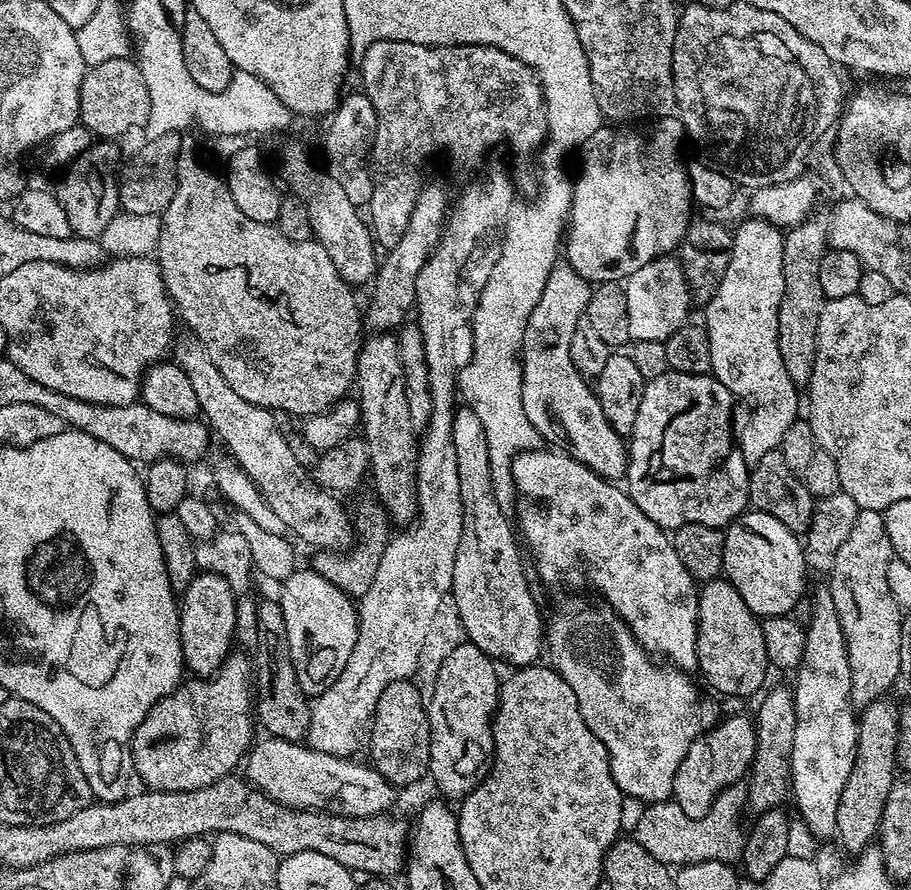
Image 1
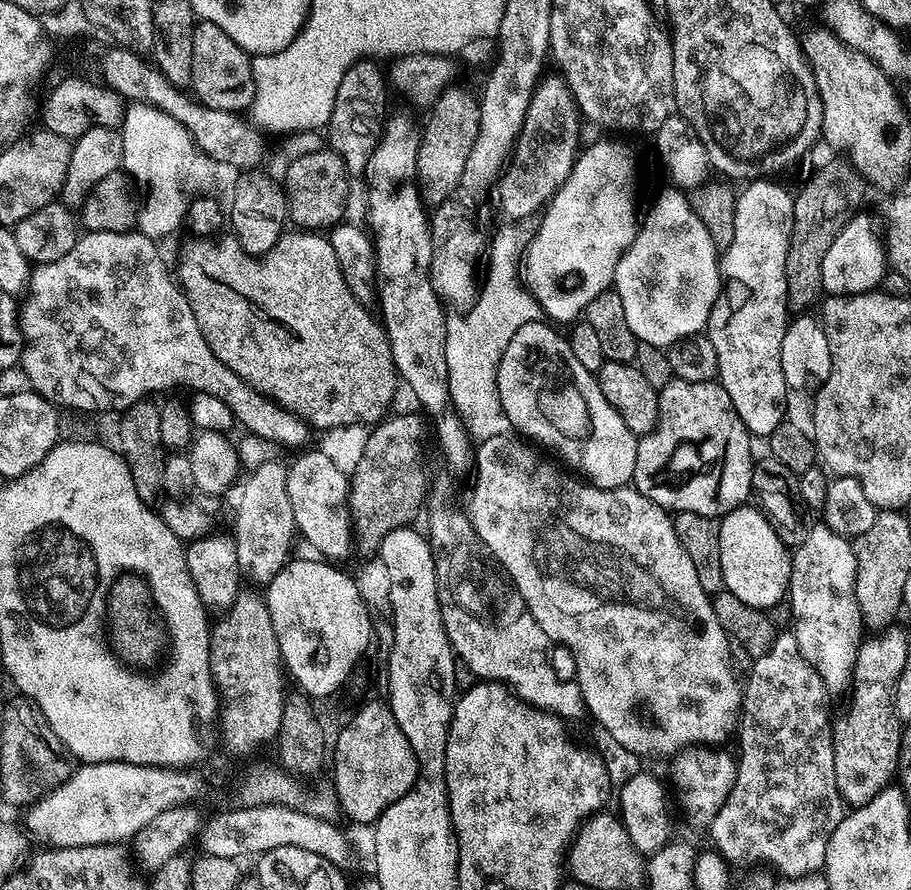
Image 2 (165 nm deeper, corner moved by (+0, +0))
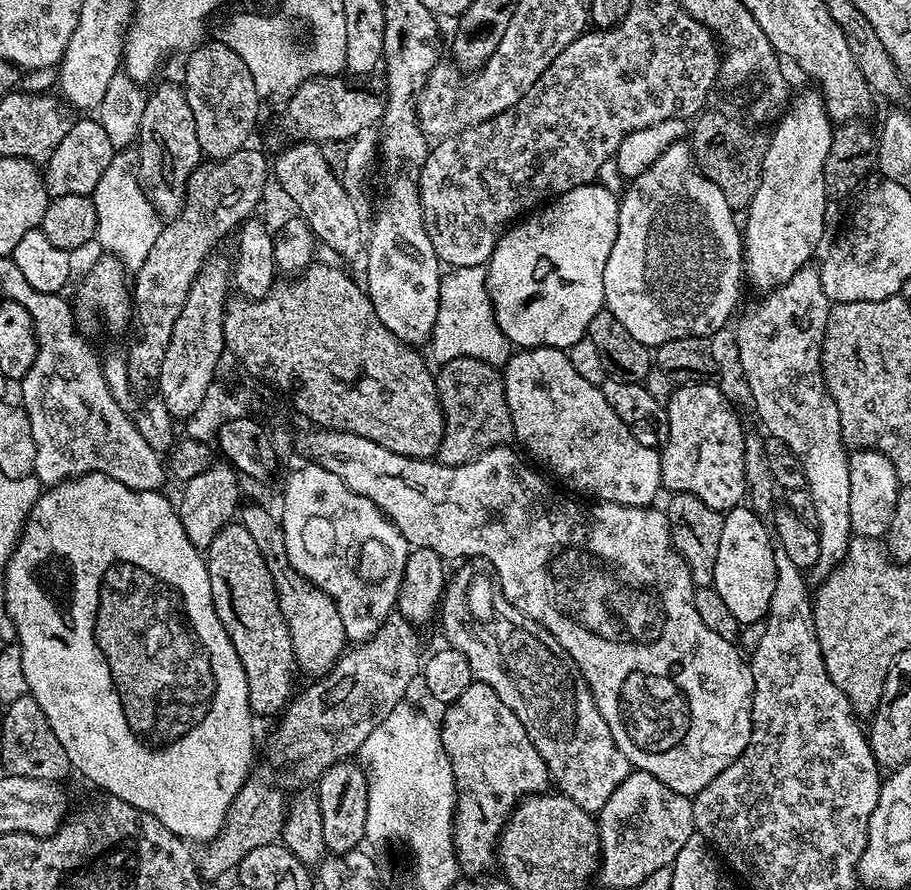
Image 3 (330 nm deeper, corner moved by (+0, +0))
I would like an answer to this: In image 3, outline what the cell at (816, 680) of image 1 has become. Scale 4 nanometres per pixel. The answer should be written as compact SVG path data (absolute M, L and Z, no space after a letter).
M816 266L799 268L784 284L779 284L759 298L761 300L757 304L752 304L744 313L739 313L740 321L739 316L735 321L738 357L741 359L745 380L752 395L751 407L756 407L756 414L764 423L765 433L786 442L805 474L804 487L808 489L810 498L814 498L814 511L818 513L815 527L818 529L820 551L818 562L810 572L811 575L816 575L816 578L823 578L840 563L854 535L850 522L850 452L840 437L838 406L834 406L828 394L828 387L824 385L824 375L820 369L830 298L826 290L822 290L820 269Z

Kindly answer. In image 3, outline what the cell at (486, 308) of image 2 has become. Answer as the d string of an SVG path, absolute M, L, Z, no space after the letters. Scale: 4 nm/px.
M462 266L445 271L440 277L440 301L432 330L431 359L437 365L454 358L478 358L487 364L503 366L514 348L496 321L492 300L488 296L486 272L481 266Z

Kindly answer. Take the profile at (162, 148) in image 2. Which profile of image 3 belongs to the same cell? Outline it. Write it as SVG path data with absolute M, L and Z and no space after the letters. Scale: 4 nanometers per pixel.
M135 147L121 148L113 155L110 166L102 170L102 178L98 178L98 186L90 195L94 210L98 210L95 243L101 244L105 253L119 256L125 269L140 268L146 262L146 254L150 254L150 246L158 239L162 220L140 184Z

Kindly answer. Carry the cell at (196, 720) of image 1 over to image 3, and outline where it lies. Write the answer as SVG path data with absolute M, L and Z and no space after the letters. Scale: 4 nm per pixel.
M239 522L226 524L222 530L218 530L218 534L214 534L214 540L206 550L206 563L212 591L212 605L222 626L226 626L226 634L230 634L230 642L234 642L234 650L238 650L242 670L246 670L248 701L253 713L257 717L272 715L275 717L290 698L293 691L292 672L294 673L290 630L280 609L276 581L272 579L270 570L262 558L262 550L258 550L254 538L250 538L250 534Z

